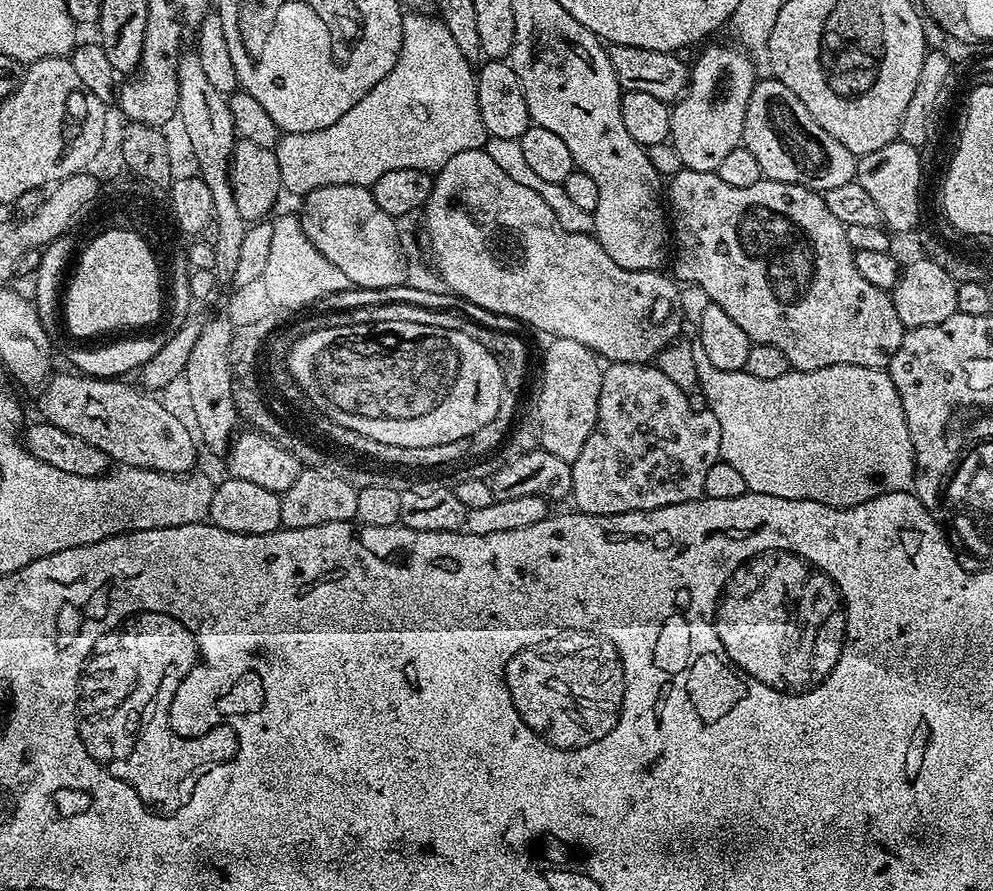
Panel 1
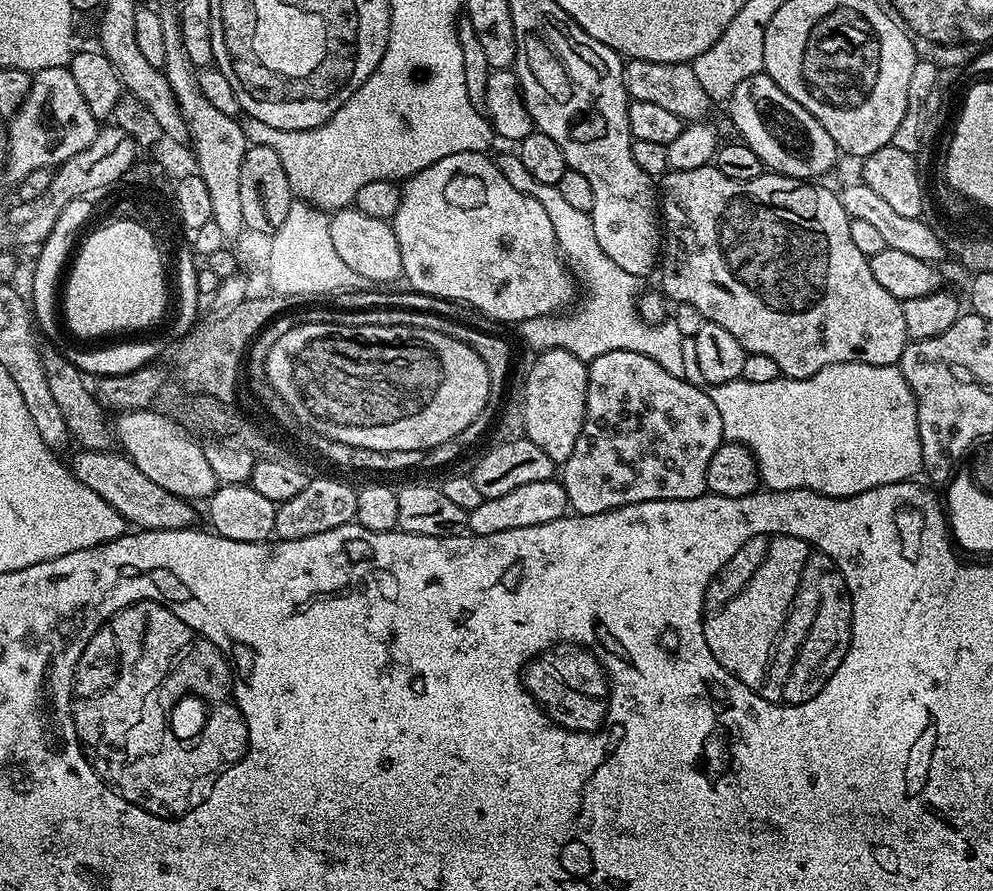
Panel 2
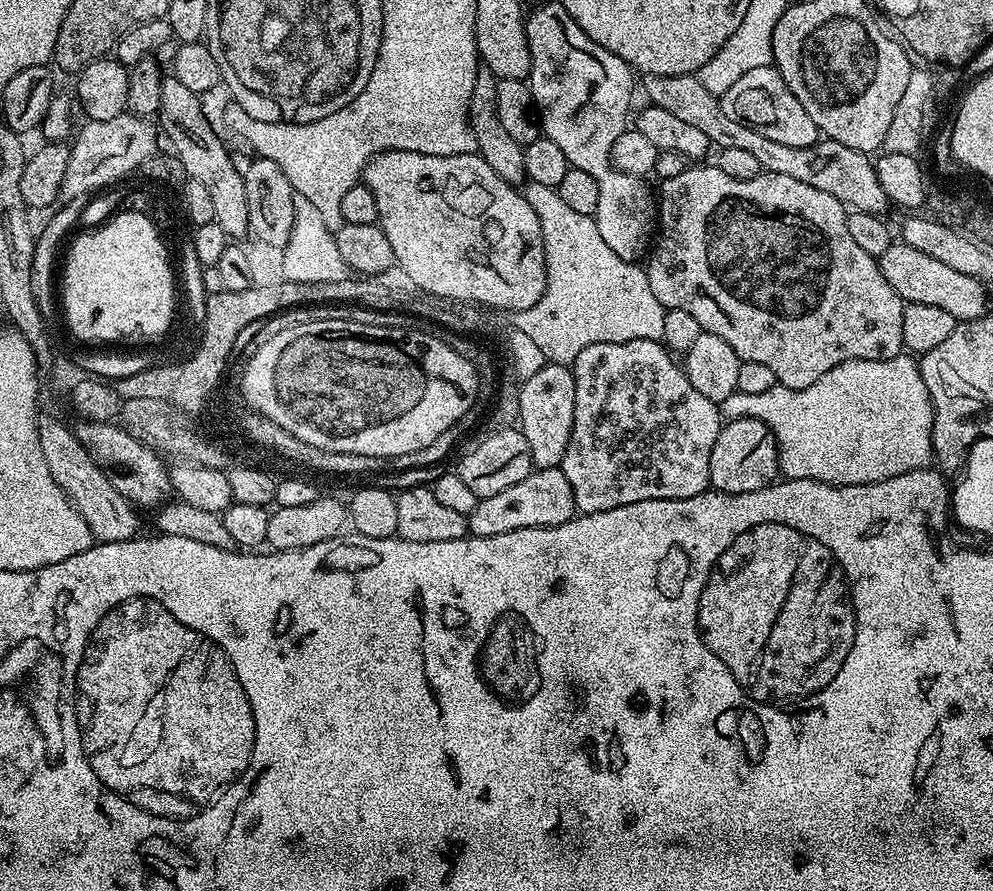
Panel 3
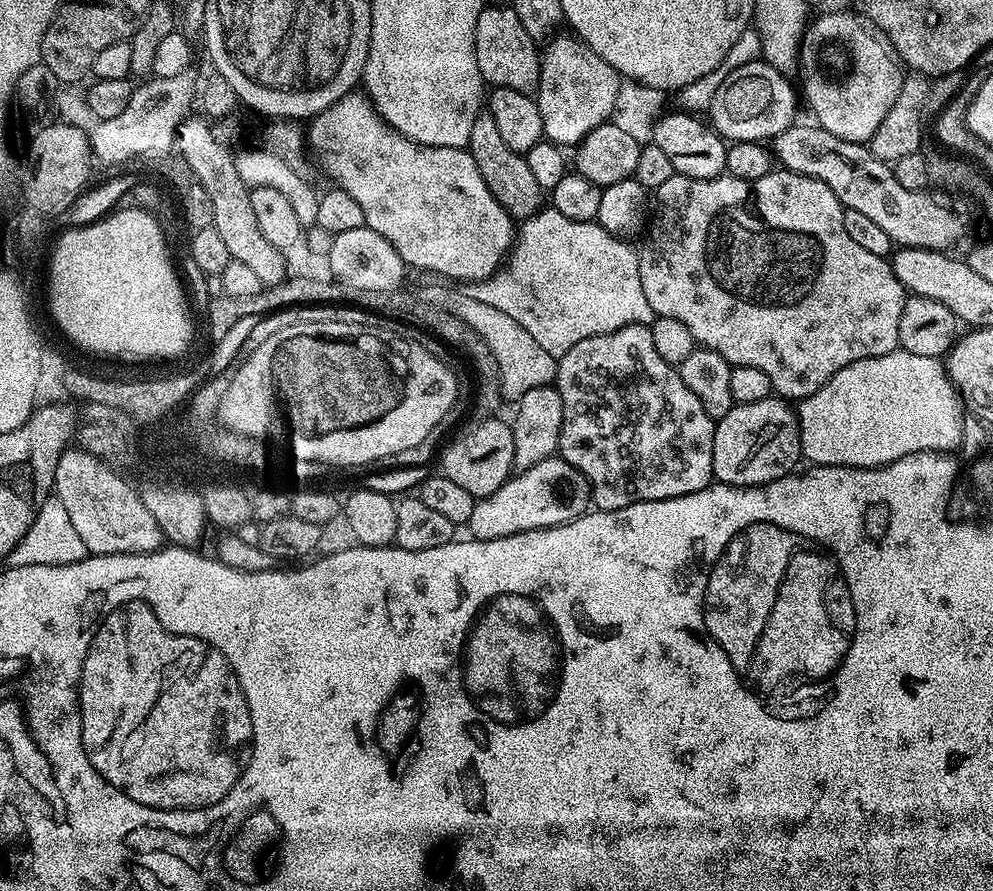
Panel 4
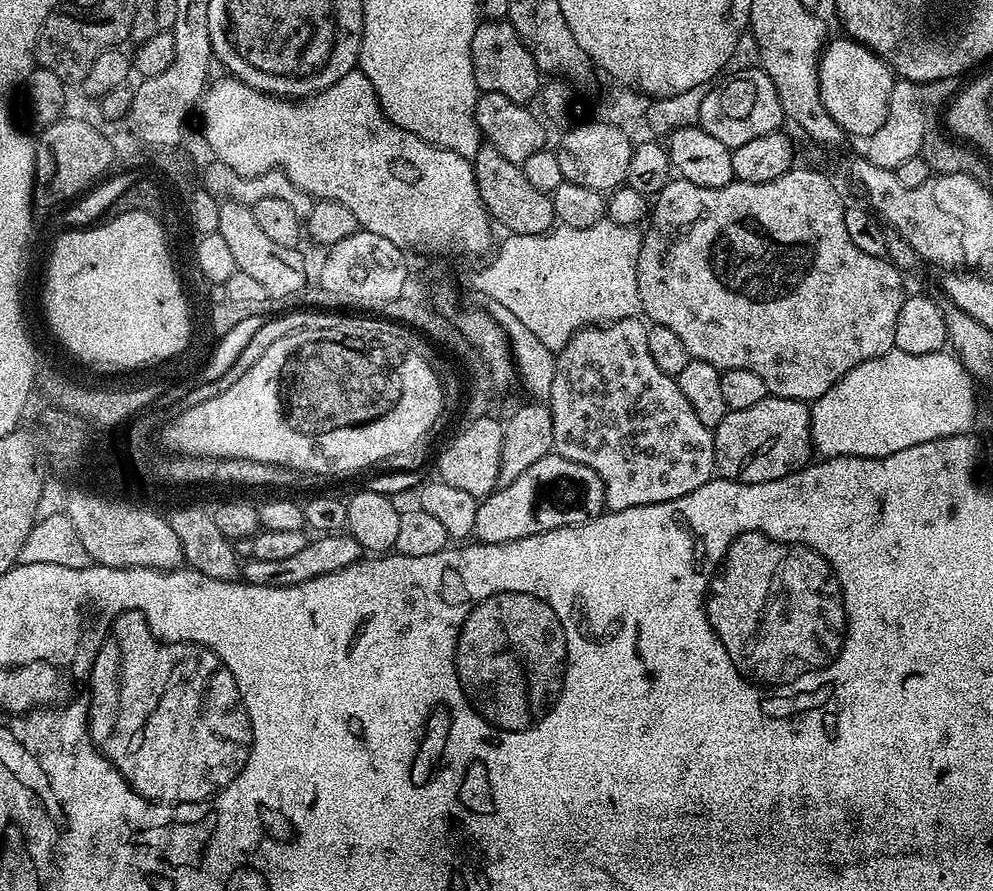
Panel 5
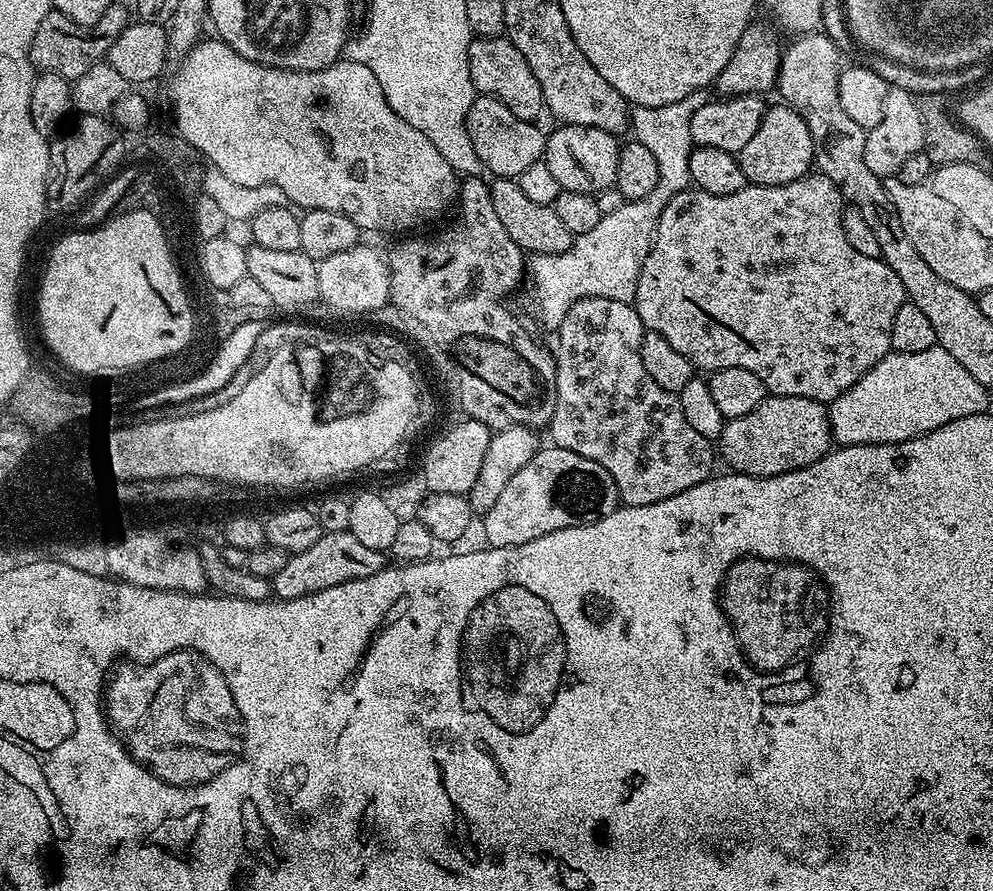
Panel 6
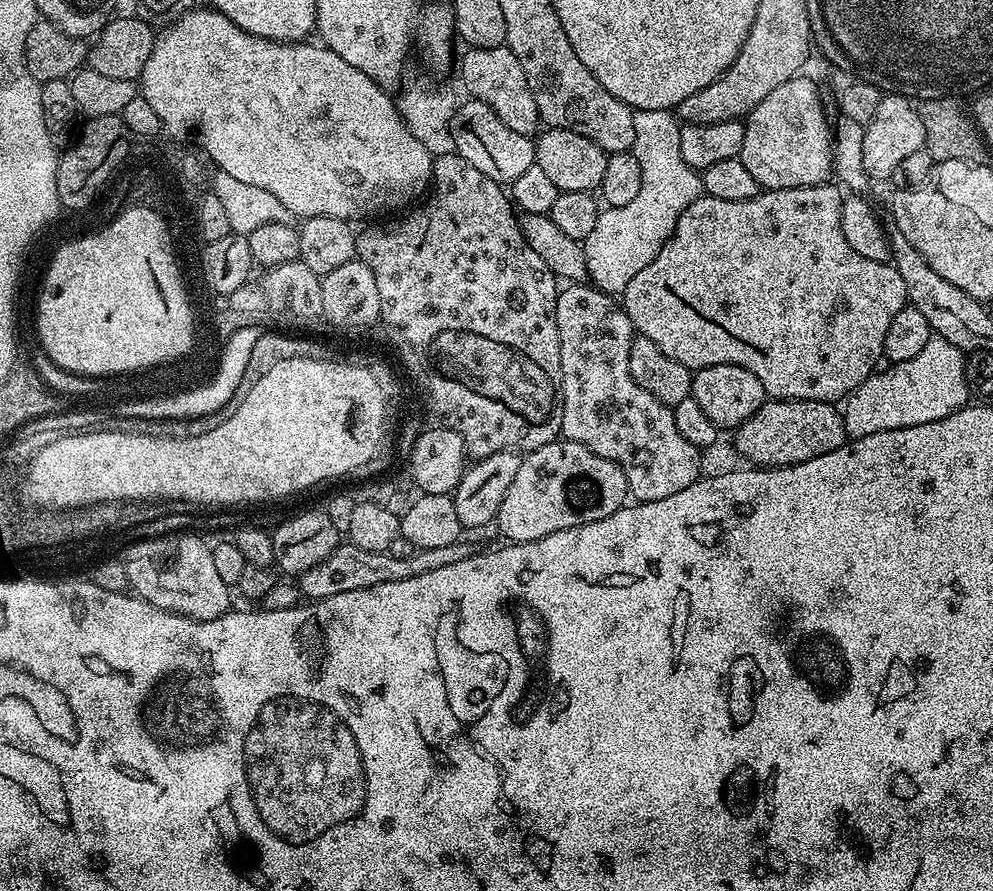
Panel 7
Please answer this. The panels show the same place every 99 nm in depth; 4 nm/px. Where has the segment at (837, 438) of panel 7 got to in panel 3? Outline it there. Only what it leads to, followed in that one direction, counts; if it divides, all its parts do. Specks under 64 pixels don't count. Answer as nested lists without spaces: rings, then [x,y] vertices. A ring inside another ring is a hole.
[[[728,420],[723,425],[714,442],[714,450],[710,450],[710,478],[709,485],[717,492],[729,492],[729,494],[742,494],[753,492],[759,488],[773,483],[781,475],[780,455],[772,430],[763,424],[761,420]]]

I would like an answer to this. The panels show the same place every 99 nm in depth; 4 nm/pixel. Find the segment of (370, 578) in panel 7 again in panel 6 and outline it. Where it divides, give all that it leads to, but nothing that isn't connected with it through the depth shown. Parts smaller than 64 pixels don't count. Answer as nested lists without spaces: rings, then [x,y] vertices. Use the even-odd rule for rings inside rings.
[[[324,532],[312,546],[289,555],[286,566],[282,566],[282,570],[278,570],[271,581],[272,595],[277,600],[293,600],[318,590],[330,590],[330,586],[342,586],[342,582],[370,578],[370,574],[378,574],[384,567],[385,553],[362,546],[352,532]]]

